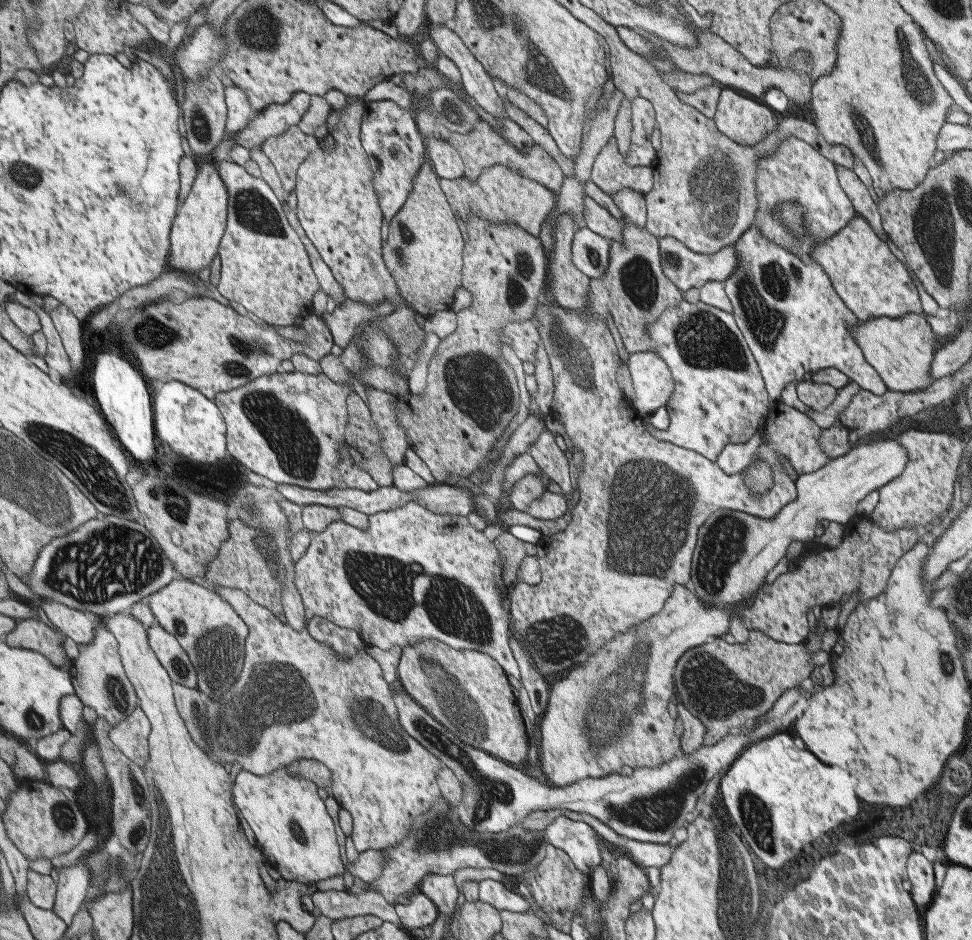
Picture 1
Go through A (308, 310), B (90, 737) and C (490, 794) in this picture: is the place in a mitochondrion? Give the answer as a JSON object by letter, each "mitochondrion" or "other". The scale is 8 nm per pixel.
{"A":"other","B":"other","C":"mitochondrion"}

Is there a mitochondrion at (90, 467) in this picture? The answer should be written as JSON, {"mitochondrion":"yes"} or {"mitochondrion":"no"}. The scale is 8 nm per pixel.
{"mitochondrion":"yes"}

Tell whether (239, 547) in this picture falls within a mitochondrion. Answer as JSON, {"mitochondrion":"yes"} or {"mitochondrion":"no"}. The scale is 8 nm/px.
{"mitochondrion":"no"}

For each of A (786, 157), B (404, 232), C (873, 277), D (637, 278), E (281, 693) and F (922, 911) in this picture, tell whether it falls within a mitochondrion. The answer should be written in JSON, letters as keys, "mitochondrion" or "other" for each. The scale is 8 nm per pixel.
{"A":"other","B":"mitochondrion","C":"other","D":"mitochondrion","E":"mitochondrion","F":"other"}

